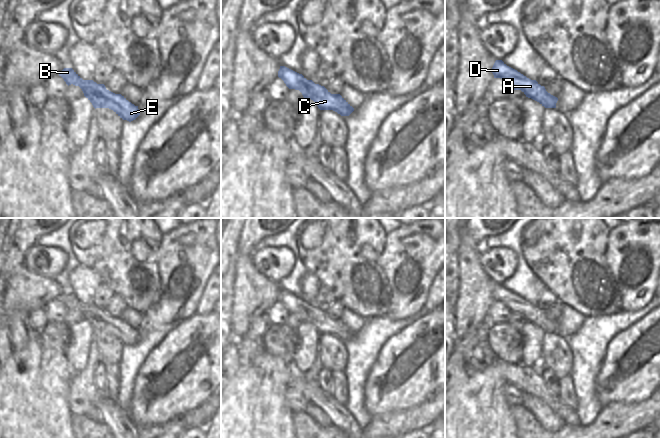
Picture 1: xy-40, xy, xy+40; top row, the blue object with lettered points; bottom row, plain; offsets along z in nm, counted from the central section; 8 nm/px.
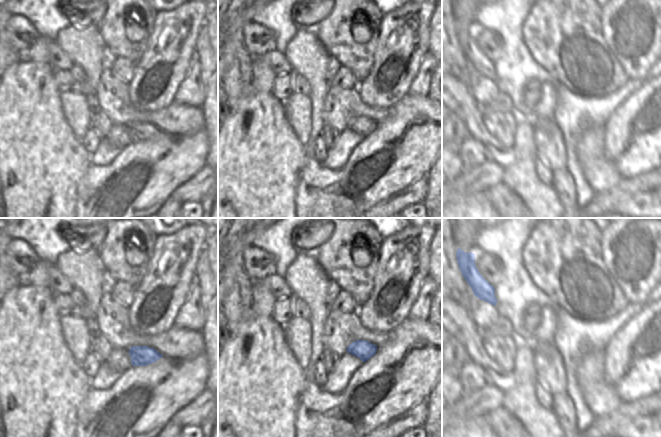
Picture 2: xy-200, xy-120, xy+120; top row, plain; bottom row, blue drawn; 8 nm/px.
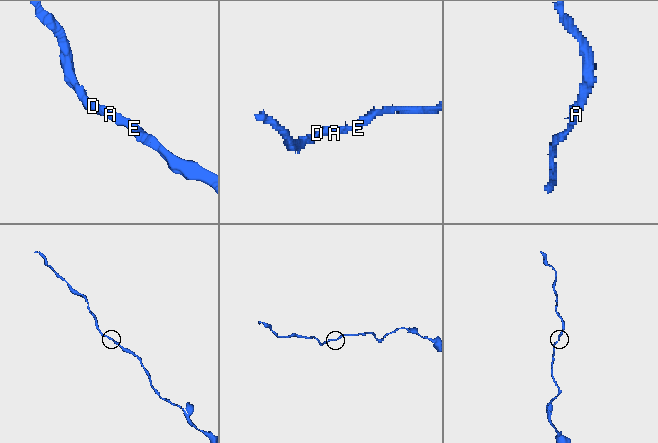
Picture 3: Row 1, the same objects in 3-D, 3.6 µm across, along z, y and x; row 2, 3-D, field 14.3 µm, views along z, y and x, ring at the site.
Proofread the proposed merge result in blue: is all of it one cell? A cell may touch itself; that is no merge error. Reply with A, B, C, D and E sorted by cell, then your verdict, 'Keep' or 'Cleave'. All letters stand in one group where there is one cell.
Groups: A B C D E. Keep.

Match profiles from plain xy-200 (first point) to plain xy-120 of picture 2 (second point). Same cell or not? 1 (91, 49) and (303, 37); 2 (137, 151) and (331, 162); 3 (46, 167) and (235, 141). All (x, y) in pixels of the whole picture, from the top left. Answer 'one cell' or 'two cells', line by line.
1: one cell
2: two cells
3: one cell

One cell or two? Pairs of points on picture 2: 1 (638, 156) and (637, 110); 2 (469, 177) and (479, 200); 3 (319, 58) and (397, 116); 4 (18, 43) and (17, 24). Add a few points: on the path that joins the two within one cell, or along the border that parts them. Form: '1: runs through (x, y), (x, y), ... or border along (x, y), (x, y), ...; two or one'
1: runs through (636, 145), (636, 142), (629, 134), (630, 121); one
2: border along (455, 181), (460, 189), (470, 193), (482, 192); two
3: runs through (317, 107), (309, 160), (323, 174), (353, 162); one
4: runs through (17, 38), (14, 35), (16, 29); one

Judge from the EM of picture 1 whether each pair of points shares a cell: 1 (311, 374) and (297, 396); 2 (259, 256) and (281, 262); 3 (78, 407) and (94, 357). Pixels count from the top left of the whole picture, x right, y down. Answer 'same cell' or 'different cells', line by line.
1: same cell
2: same cell
3: same cell

